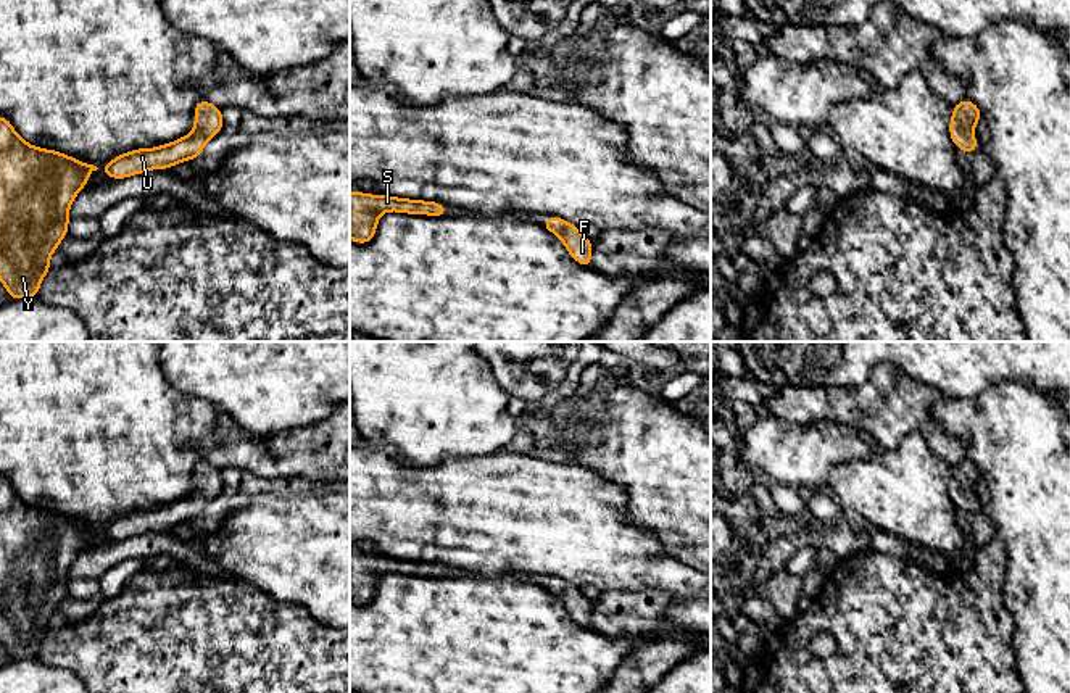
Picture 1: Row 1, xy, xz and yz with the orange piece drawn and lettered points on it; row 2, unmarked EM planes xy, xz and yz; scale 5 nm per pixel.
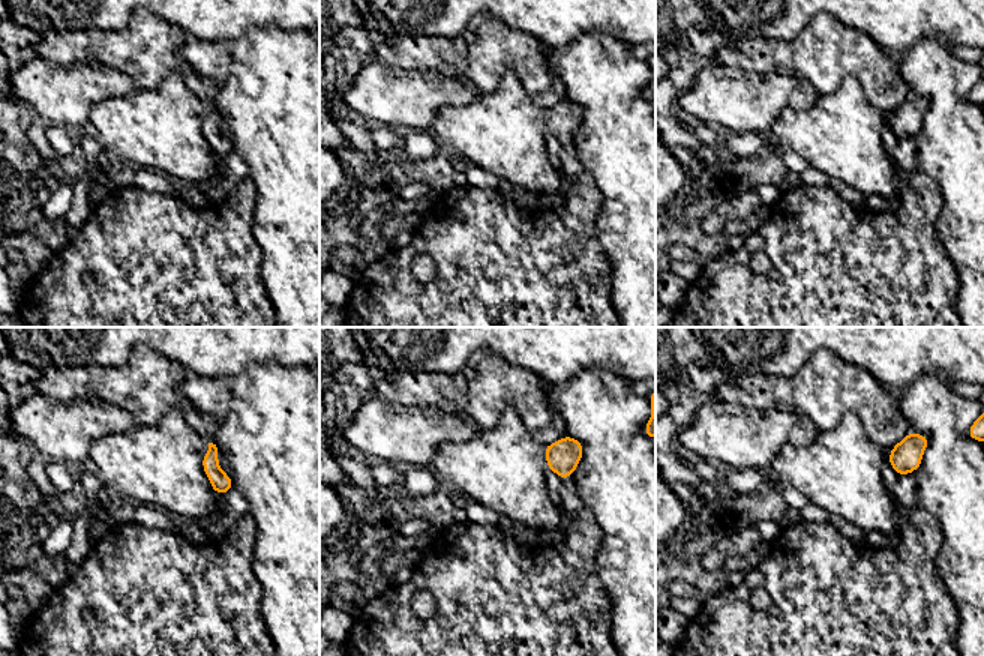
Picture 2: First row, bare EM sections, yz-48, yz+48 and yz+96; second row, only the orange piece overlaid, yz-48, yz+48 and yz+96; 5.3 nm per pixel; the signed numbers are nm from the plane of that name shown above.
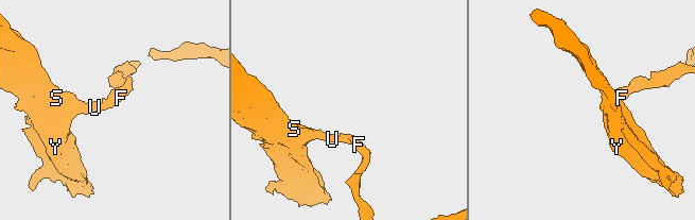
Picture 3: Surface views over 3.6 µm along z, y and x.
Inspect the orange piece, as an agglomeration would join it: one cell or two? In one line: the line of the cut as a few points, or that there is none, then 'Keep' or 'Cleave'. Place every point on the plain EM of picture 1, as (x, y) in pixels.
No split. Keep

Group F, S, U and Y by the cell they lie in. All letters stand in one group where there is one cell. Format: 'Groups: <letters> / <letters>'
Groups: F S U Y

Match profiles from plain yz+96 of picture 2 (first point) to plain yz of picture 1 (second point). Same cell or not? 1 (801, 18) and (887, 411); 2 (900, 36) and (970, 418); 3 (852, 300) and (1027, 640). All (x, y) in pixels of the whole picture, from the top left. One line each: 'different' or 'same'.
1: different
2: different
3: different

